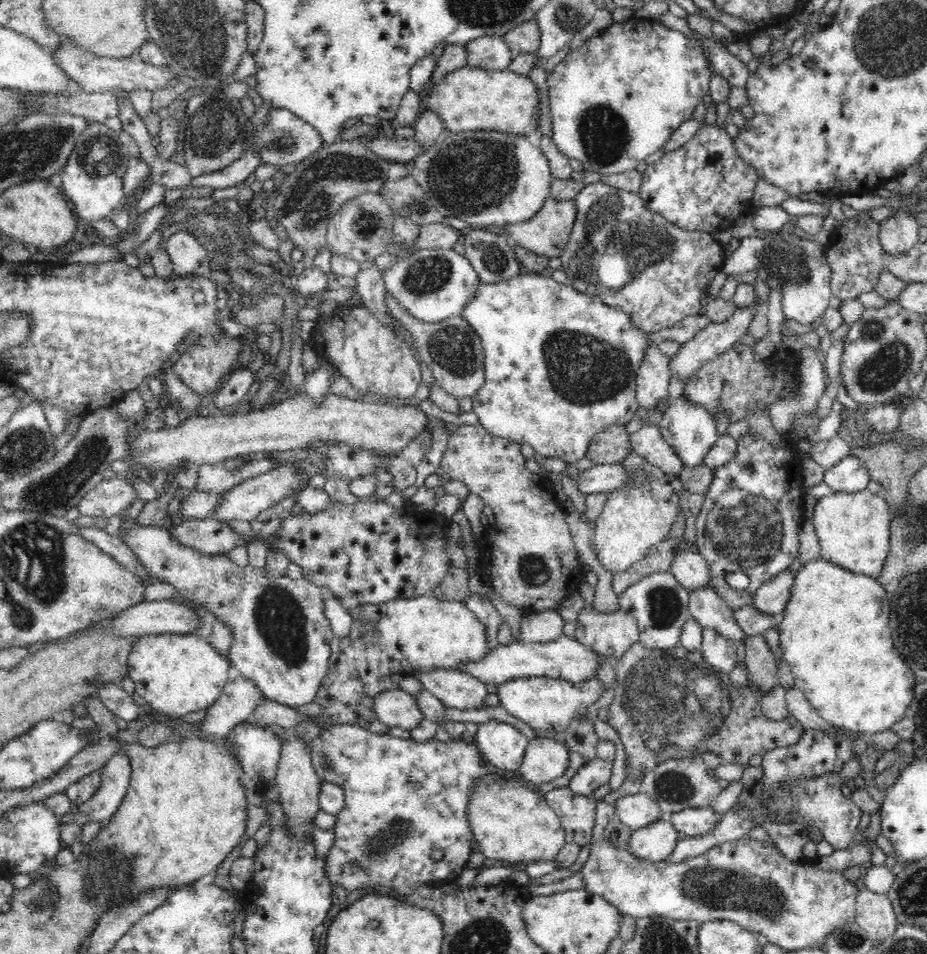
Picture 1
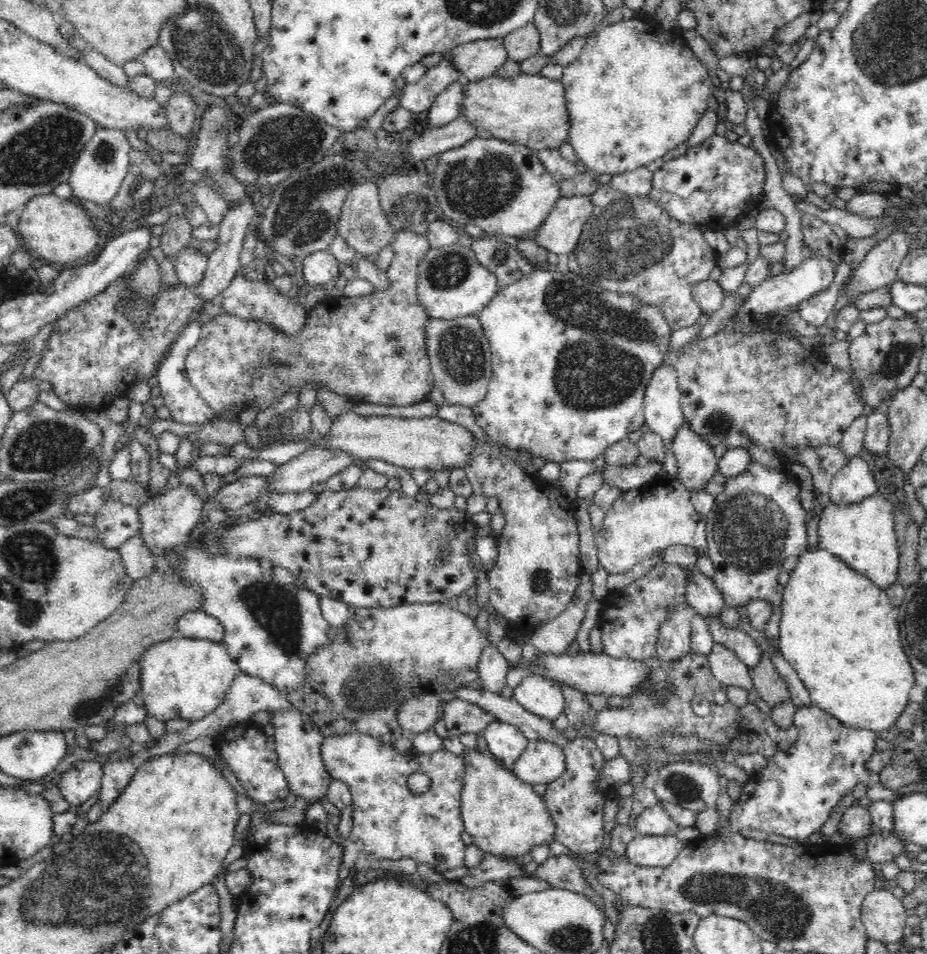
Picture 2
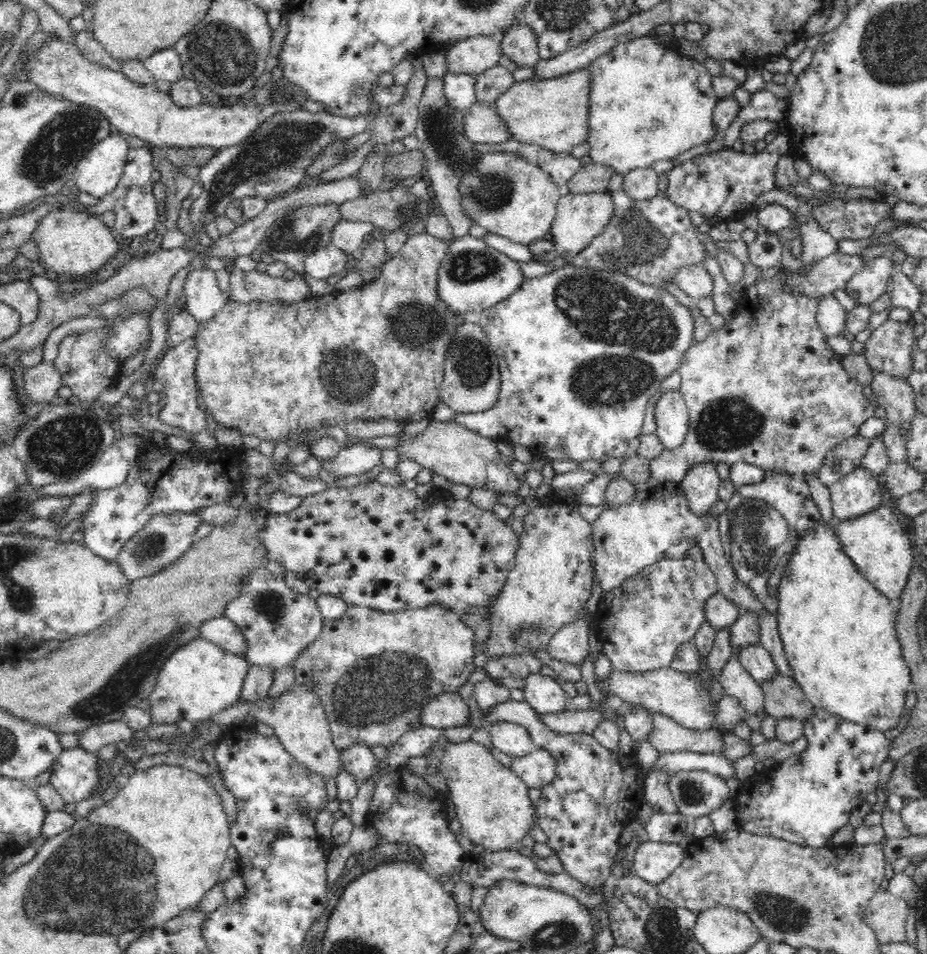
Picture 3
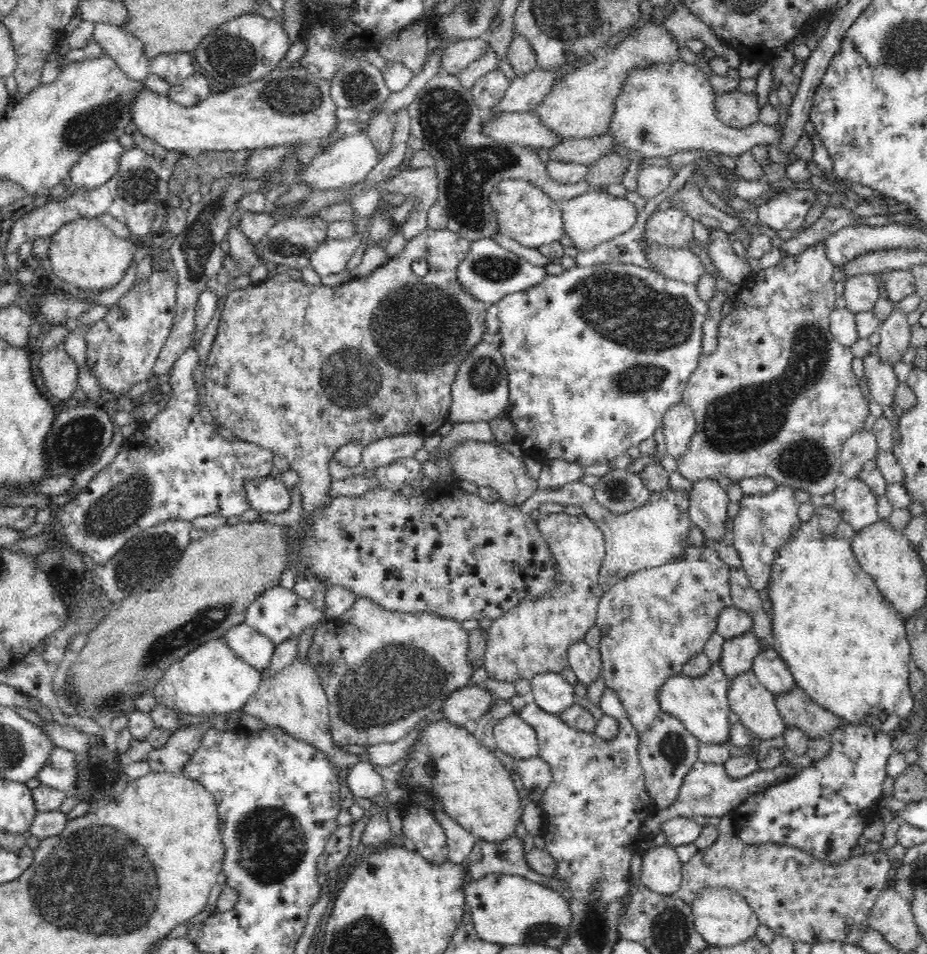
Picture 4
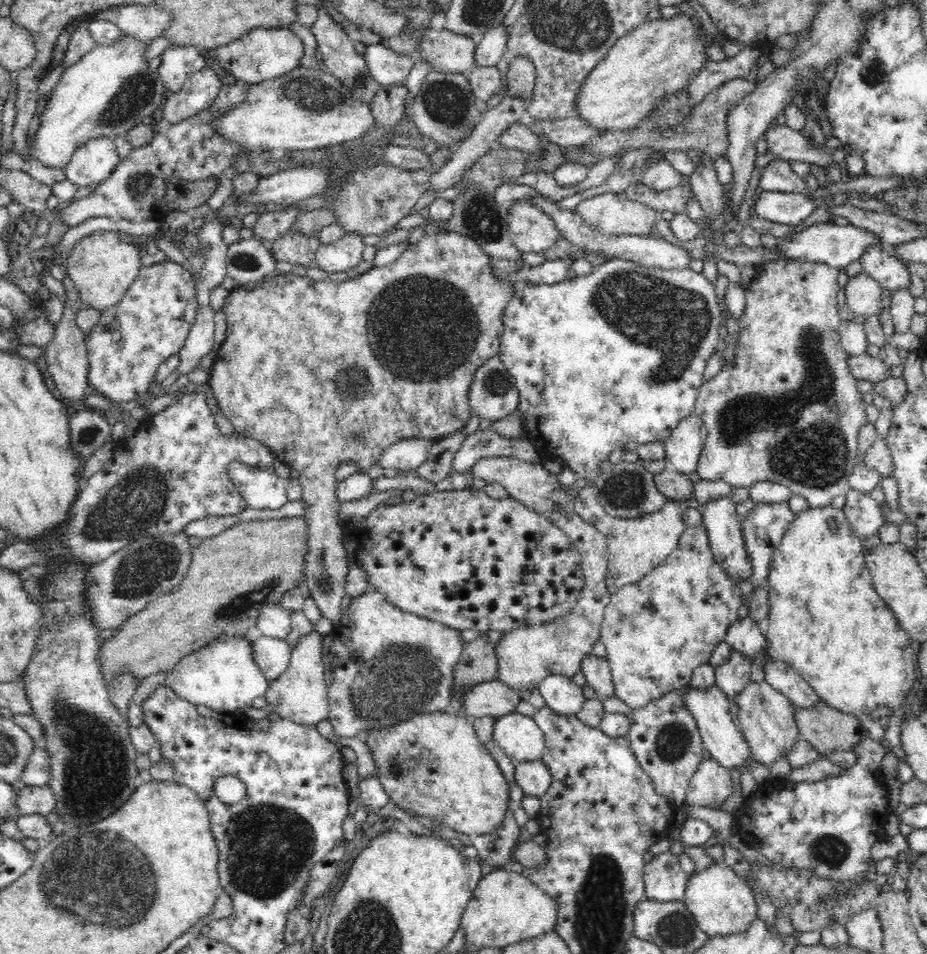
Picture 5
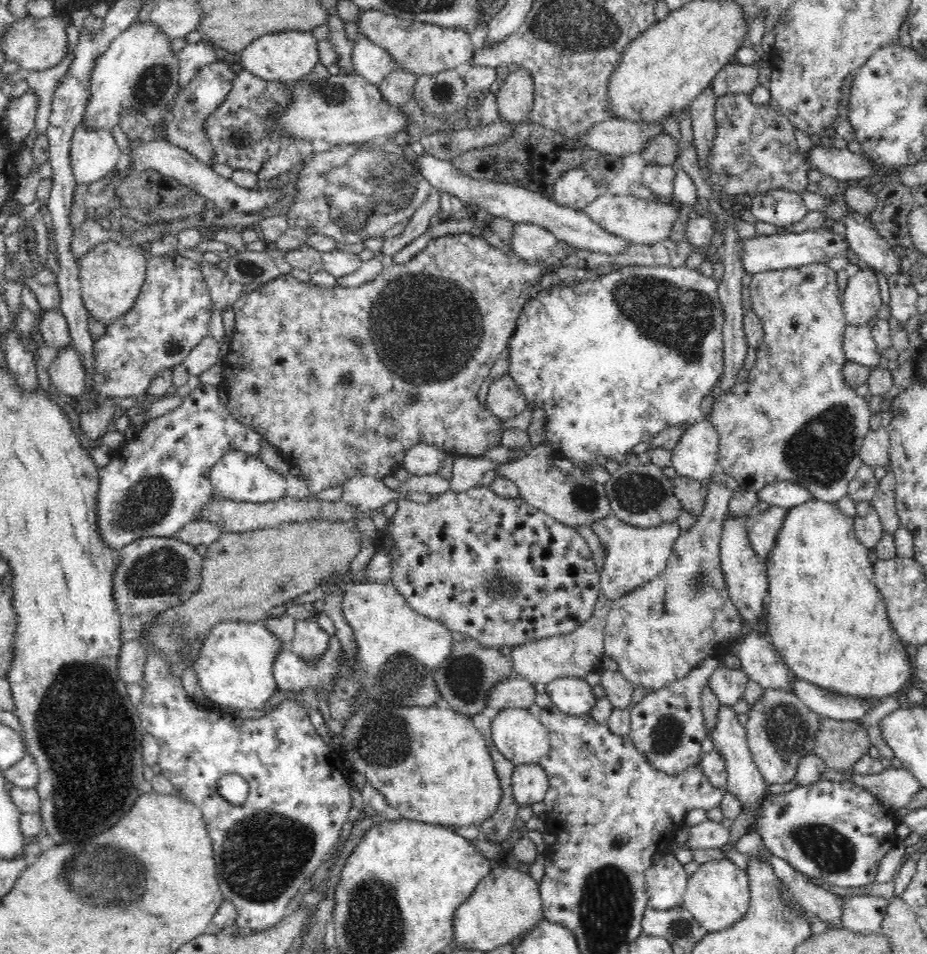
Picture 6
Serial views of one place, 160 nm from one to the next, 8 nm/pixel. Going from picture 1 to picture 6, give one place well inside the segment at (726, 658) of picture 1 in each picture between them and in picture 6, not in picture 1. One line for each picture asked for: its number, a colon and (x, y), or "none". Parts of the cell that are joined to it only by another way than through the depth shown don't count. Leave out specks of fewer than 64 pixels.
2: (725, 666)
3: (736, 681)
4: (748, 697)
5: (767, 719)
6: (781, 730)

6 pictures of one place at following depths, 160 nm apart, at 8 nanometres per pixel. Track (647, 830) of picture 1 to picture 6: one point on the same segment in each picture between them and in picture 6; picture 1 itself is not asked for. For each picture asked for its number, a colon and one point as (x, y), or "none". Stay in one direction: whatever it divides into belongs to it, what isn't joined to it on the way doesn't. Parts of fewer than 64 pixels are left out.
2: (653, 851)
3: (653, 861)
4: (661, 872)
5: (664, 879)
6: (666, 881)

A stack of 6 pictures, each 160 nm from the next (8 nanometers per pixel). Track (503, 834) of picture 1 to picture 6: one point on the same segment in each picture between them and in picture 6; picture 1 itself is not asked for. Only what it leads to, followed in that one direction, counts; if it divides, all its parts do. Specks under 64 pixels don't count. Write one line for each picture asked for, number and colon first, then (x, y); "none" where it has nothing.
2: (505, 817)
3: (492, 802)
4: (469, 781)
5: (434, 765)
6: (433, 766)

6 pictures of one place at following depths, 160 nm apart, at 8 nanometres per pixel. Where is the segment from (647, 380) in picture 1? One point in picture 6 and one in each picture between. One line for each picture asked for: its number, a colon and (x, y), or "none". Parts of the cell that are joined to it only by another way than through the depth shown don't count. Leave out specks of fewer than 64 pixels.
2: (663, 412)
3: (671, 415)
4: (679, 423)
5: (682, 448)
6: (695, 455)

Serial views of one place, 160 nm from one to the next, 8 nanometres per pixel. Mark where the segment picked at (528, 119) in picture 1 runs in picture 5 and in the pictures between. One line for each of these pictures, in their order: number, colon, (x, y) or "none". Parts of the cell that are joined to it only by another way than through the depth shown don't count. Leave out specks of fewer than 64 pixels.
2: (530, 110)
3: (552, 113)
4: (579, 105)
5: (663, 55)

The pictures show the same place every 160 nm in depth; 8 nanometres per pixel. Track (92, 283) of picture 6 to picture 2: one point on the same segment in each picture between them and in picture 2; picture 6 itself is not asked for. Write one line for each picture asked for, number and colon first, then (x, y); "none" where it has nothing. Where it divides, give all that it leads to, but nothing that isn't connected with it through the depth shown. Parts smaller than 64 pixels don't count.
2: (58, 230)
3: (71, 243)
4: (84, 252)
5: (102, 265)

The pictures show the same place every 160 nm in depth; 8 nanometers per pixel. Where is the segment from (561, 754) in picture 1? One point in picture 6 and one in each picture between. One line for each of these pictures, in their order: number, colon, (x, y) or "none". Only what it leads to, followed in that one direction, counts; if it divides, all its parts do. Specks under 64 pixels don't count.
2: (543, 761)
3: (538, 768)
4: (536, 774)
5: (534, 777)
6: (530, 782)

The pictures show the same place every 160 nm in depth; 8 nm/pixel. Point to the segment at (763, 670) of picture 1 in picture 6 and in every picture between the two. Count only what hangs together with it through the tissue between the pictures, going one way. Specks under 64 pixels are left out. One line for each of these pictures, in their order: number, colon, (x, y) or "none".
2: (771, 687)
3: (783, 698)
4: (796, 708)
5: (826, 728)
6: (840, 744)

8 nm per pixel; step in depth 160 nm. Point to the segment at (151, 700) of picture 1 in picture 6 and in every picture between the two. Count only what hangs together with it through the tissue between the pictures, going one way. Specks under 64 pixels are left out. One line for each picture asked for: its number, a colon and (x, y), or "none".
2: (185, 678)
3: (199, 680)
4: (211, 679)
5: (222, 676)
6: (235, 668)

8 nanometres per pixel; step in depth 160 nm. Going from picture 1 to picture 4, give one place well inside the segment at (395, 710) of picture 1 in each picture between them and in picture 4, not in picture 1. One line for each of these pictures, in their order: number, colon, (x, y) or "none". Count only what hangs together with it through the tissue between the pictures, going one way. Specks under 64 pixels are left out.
2: (419, 713)
3: (447, 710)
4: (470, 703)

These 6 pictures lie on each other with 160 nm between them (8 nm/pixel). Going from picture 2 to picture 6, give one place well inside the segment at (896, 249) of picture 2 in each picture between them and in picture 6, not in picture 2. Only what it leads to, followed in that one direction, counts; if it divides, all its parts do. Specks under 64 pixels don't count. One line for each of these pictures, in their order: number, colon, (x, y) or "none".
3: (870, 281)
4: (861, 292)
5: (862, 293)
6: (861, 299)

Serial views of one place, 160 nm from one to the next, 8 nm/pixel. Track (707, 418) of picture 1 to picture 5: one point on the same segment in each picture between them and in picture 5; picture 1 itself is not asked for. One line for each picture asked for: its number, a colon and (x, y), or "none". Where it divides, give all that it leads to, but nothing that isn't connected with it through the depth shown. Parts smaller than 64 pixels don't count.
2: (697, 463)
3: (701, 482)
4: (708, 500)
5: (718, 515)

